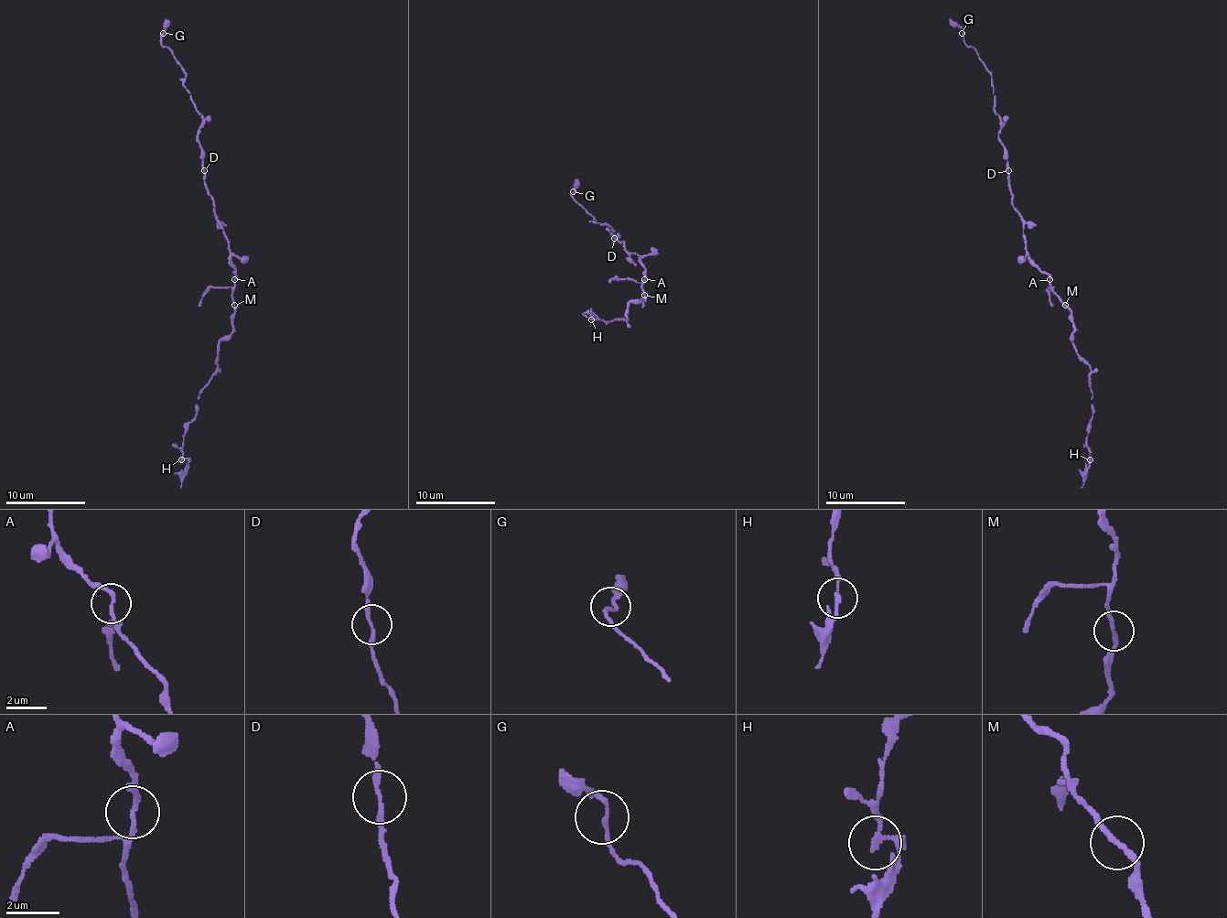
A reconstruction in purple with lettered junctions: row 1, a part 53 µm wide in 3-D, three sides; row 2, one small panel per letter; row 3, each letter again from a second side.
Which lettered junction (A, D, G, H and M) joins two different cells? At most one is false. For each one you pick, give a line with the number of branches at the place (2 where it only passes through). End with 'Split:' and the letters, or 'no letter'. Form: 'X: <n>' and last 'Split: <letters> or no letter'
H: 2
Split: H

